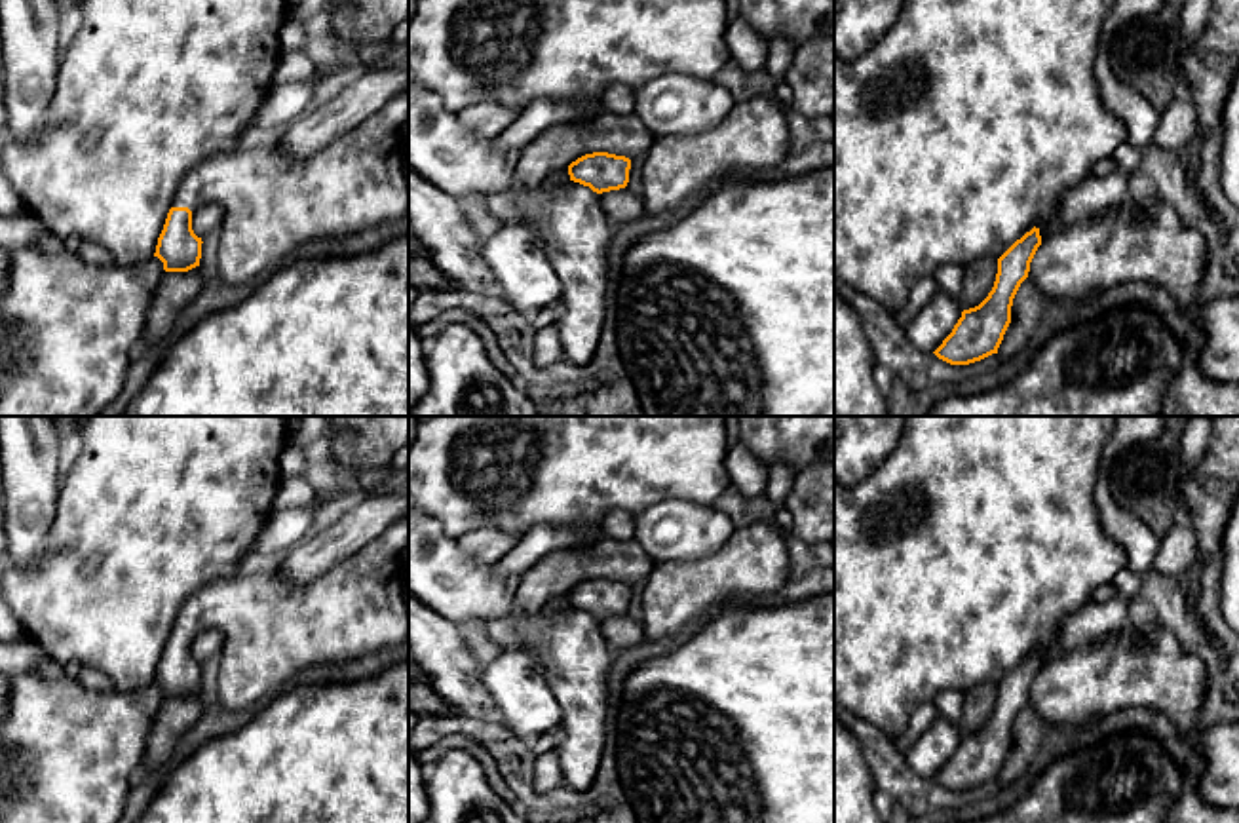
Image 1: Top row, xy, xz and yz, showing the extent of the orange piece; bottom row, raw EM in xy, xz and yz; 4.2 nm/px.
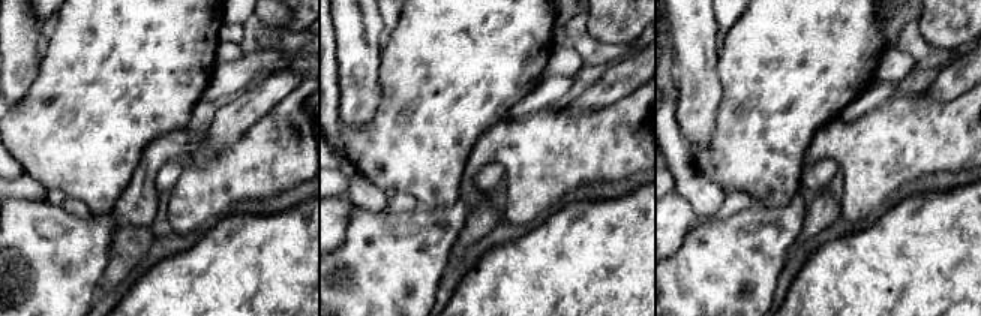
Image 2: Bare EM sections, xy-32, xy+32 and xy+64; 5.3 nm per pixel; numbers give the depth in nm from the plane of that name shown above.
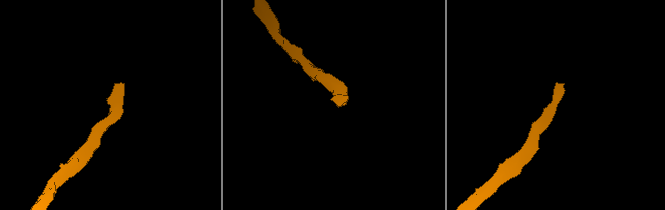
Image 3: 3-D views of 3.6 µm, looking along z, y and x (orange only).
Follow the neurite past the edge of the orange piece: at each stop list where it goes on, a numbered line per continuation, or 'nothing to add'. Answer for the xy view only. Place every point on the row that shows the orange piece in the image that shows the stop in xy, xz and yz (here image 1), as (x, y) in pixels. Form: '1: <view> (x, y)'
1: xy (274, 202)

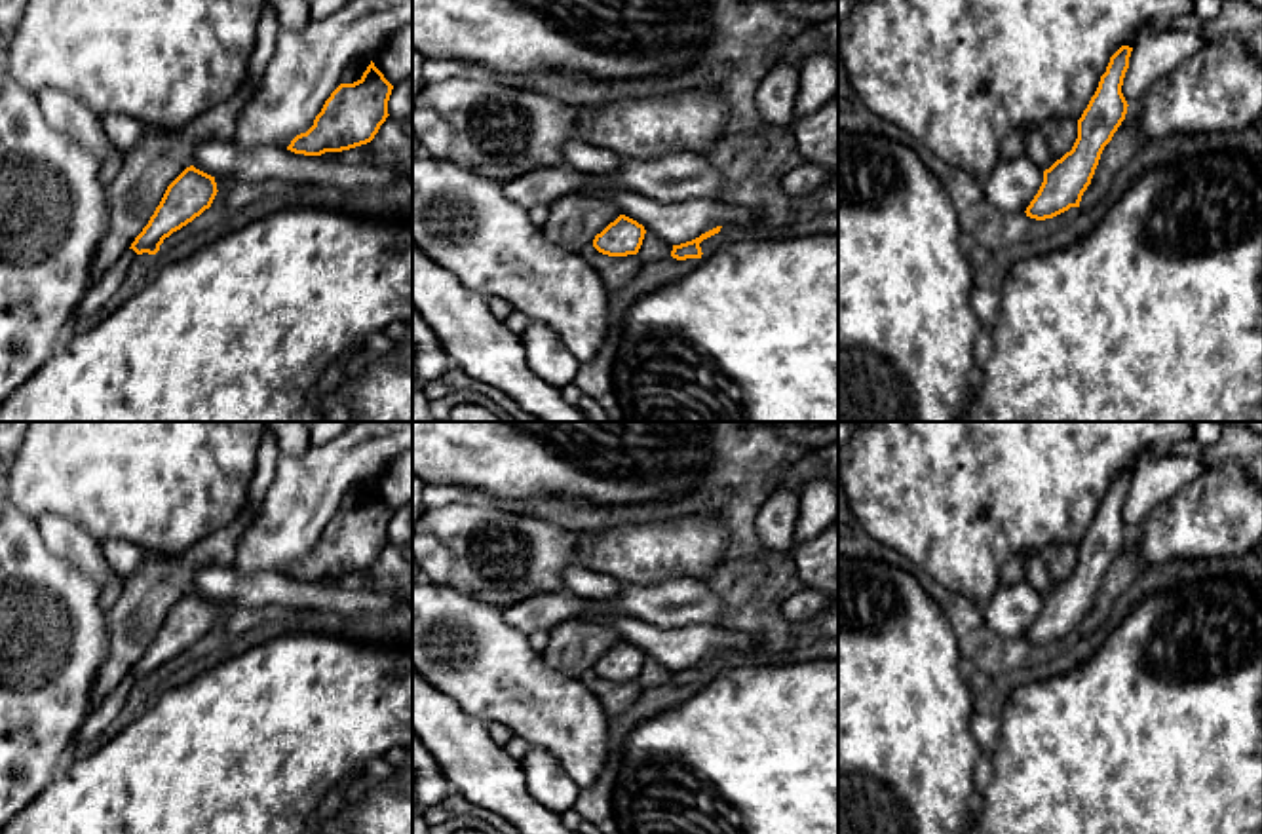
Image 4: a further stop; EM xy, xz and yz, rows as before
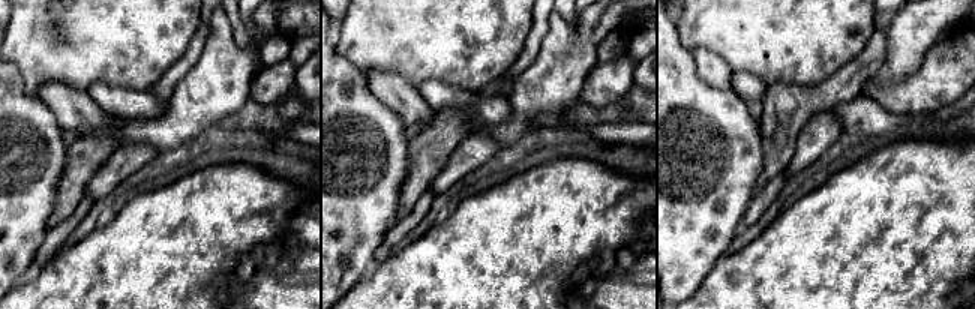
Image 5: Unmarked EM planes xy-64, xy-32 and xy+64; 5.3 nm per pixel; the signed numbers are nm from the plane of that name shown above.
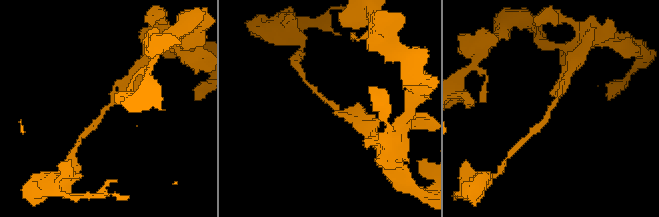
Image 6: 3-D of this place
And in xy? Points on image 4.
nothing to add

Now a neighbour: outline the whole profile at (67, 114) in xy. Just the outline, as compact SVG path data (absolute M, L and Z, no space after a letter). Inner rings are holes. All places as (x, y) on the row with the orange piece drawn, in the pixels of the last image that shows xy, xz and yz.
M44 89L38 95L40 112L46 122L65 133L70 141L87 148L103 165L110 156L124 154L105 135L99 116L72 95Z

